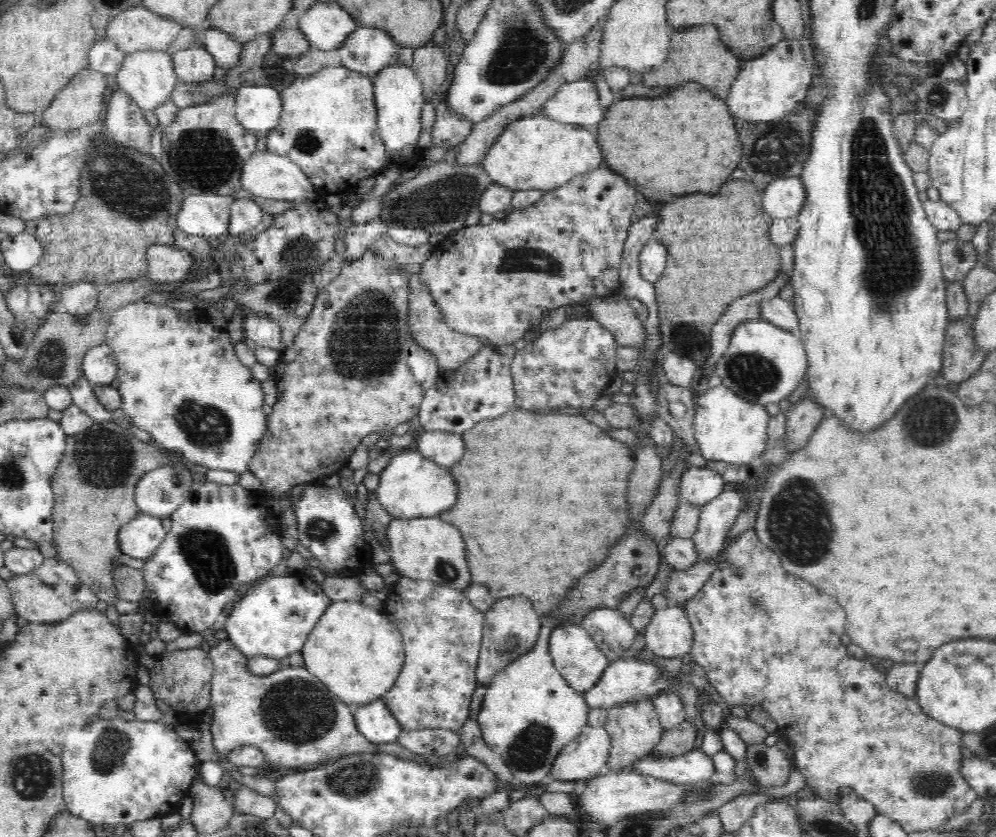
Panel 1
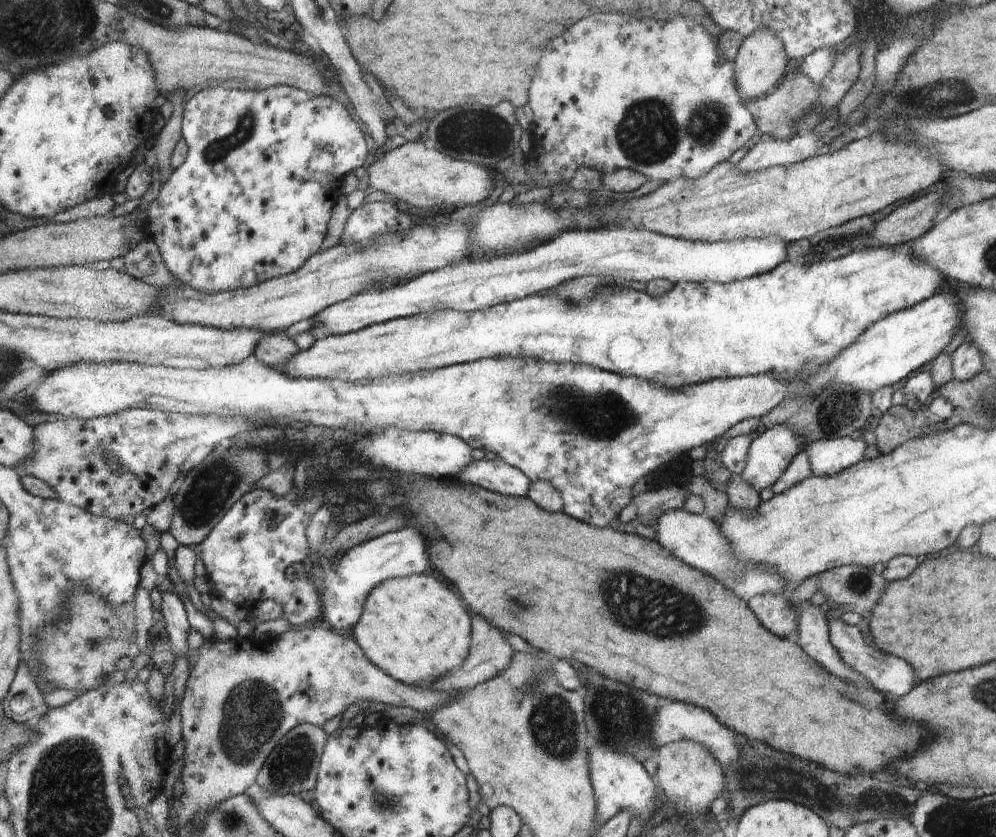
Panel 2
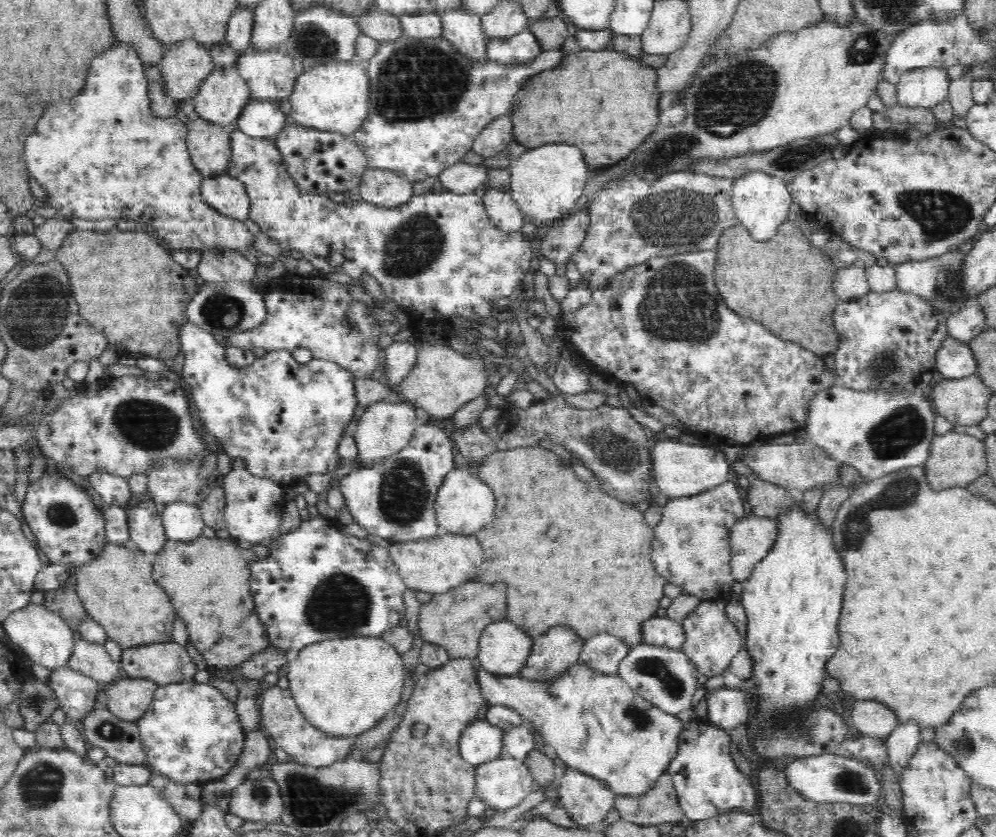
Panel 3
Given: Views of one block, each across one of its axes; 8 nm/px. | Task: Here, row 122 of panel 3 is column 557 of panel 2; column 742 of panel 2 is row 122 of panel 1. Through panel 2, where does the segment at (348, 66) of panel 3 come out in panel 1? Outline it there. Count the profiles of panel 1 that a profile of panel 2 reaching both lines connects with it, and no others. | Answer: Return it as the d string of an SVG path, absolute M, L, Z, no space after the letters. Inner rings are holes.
M345 65L327 66L314 74L304 77L298 76L288 88L282 90L281 101L282 117L280 124L266 133L267 150L276 152L282 156L288 156L290 160L300 165L305 175L309 177L309 181L315 186L316 193L321 191L324 195L327 193L336 195L339 192L348 191L356 186L358 180L364 180L364 178L368 178L369 176L375 176L384 169L386 164L386 147L384 146L384 141L378 136L376 117L377 105L375 104L374 94L372 94L372 80L370 80L365 73L354 72L353 69L346 68Z

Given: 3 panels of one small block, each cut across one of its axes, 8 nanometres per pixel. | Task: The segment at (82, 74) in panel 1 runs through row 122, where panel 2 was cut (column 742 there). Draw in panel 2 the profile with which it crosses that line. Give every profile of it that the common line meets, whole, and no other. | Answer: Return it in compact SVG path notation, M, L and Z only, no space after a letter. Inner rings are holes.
M758 30L758 32L746 37L741 42L737 56L735 57L735 80L740 94L748 100L756 100L758 96L765 96L778 84L778 80L784 76L786 64L788 64L786 48L778 35L770 30Z

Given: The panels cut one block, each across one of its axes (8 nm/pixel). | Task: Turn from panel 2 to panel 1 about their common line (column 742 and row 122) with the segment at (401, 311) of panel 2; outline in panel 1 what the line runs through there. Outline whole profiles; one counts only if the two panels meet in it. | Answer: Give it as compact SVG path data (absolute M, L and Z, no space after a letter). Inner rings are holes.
M244 85L236 92L238 123L253 134L266 134L280 124L281 92L268 85Z

